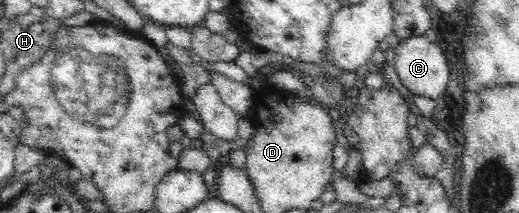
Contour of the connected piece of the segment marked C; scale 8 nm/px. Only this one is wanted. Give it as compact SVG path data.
M412 36L400 41L395 47L395 63L393 69L402 82L402 86L410 92L411 96L428 97L435 102L440 100L446 91L450 70L444 53L438 43L434 43L422 36Z

